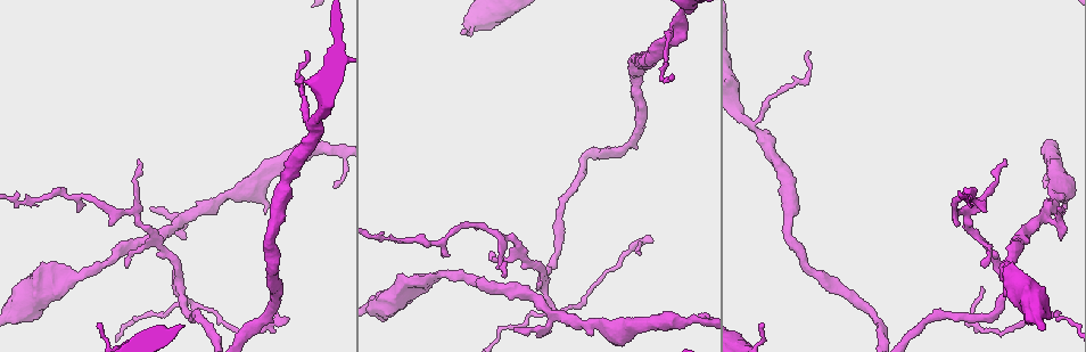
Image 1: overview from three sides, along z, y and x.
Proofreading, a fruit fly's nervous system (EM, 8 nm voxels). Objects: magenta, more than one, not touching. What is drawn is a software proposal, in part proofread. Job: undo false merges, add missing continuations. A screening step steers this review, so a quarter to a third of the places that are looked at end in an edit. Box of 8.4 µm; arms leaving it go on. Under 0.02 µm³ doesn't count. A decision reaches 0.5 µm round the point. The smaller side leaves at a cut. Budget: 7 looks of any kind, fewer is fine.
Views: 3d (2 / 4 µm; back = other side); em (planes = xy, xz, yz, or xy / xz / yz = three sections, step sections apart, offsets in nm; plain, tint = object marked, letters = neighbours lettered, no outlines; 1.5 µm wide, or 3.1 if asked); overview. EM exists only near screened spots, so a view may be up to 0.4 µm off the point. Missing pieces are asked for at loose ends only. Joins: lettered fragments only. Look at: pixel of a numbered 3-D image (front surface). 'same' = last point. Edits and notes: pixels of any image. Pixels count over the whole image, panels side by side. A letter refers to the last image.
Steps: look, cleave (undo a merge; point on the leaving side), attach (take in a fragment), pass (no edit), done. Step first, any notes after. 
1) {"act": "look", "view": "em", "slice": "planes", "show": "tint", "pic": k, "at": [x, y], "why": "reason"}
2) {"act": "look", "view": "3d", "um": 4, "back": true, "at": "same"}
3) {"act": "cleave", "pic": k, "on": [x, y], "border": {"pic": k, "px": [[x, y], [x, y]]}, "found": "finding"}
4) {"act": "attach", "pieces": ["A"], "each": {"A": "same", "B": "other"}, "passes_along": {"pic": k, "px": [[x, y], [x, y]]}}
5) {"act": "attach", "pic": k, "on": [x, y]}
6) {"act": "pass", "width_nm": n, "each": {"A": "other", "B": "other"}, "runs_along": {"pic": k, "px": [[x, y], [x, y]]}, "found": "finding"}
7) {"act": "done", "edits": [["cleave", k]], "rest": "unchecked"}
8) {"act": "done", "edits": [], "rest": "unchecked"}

{"act": "look", "view": "em", "slice": "planes", "show": "plain", "pic": 1, "at": [97, 322], "why": "an open end"}

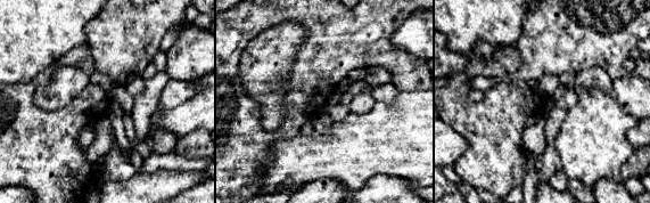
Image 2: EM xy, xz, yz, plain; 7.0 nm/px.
{"act": "look", "view": "em", "slice": "planes", "show": "letters", "at": "same", "why": "what lies round it"}

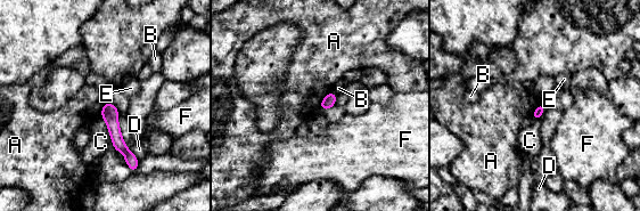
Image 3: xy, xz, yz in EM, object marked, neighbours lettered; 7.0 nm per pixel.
{"act": "pass", "each": {"A": "other", "B": "other", "C": "other", "D": "other", "E": "other", "F": "other"}, "runs_along": {"pic": 3, "px": [[106, 105], [116, 139], [132, 163]]}, "found": "none of them fits"}

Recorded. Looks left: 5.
{"act": "look", "view": "em", "slice": "xz", "step": 8, "show": "tint", "pic": 1, "at": [638, 252], "why": "long arm stops here"}

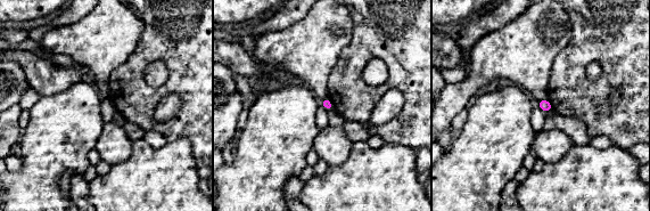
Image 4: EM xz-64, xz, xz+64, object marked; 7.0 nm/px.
{"act": "look", "view": "em", "slice": "planes", "show": "letters", "at": "same"}

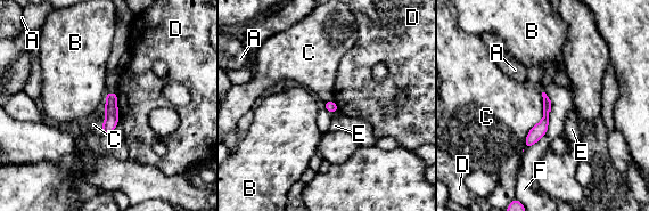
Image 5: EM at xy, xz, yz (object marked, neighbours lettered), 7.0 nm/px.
{"act": "pass", "longest_contact_nm": ["C", 440], "each": {"A": "other", "B": "other", "C": "other", "D": "other", "E": "other", "F": "other"}, "runs_along": {"pic": 5, "px": [[545, 99], [544, 123], [527, 144]]}, "found": "none of them fits"}

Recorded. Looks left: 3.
{"act": "look", "view": "3d", "um": 2, "pic": 1, "at": [136, 217], "why": "branch point"}

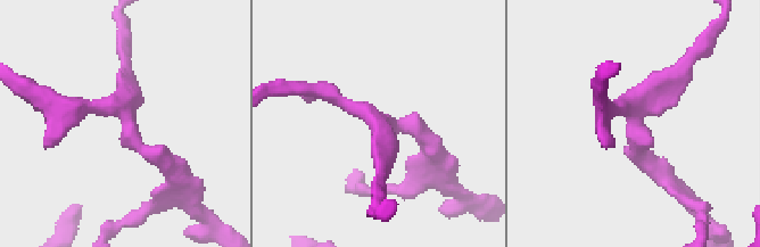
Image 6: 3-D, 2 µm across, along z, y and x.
{"act": "look", "view": "em", "slice": "xz", "step": 4, "show": "tint", "pic": 6, "at": [129, 126], "why": "now the EM"}

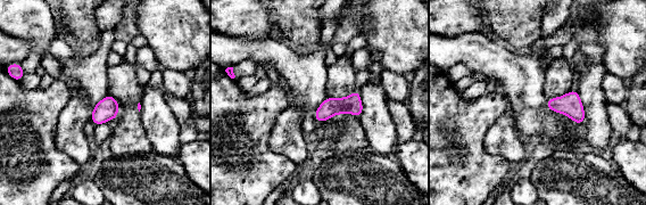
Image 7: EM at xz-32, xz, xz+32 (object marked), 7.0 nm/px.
{"act": "look", "view": "em", "slice": "planes", "show": "letters", "at": "same", "why": "another direction"}

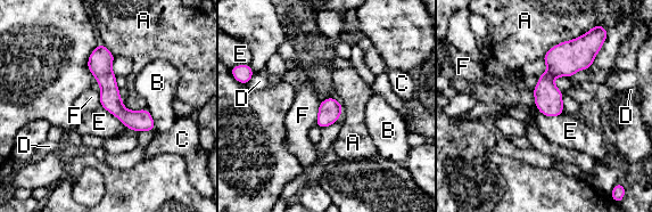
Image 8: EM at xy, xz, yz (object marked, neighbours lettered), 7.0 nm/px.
{"act": "pass", "width_nm": 150, "each": {"A": "other", "B": "other", "C": "other", "D": "other", "E": "other", "F": "other"}, "found": "all the same cell"}

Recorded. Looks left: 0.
{"act": "done", "edits": [], "rest": "unchecked"}

